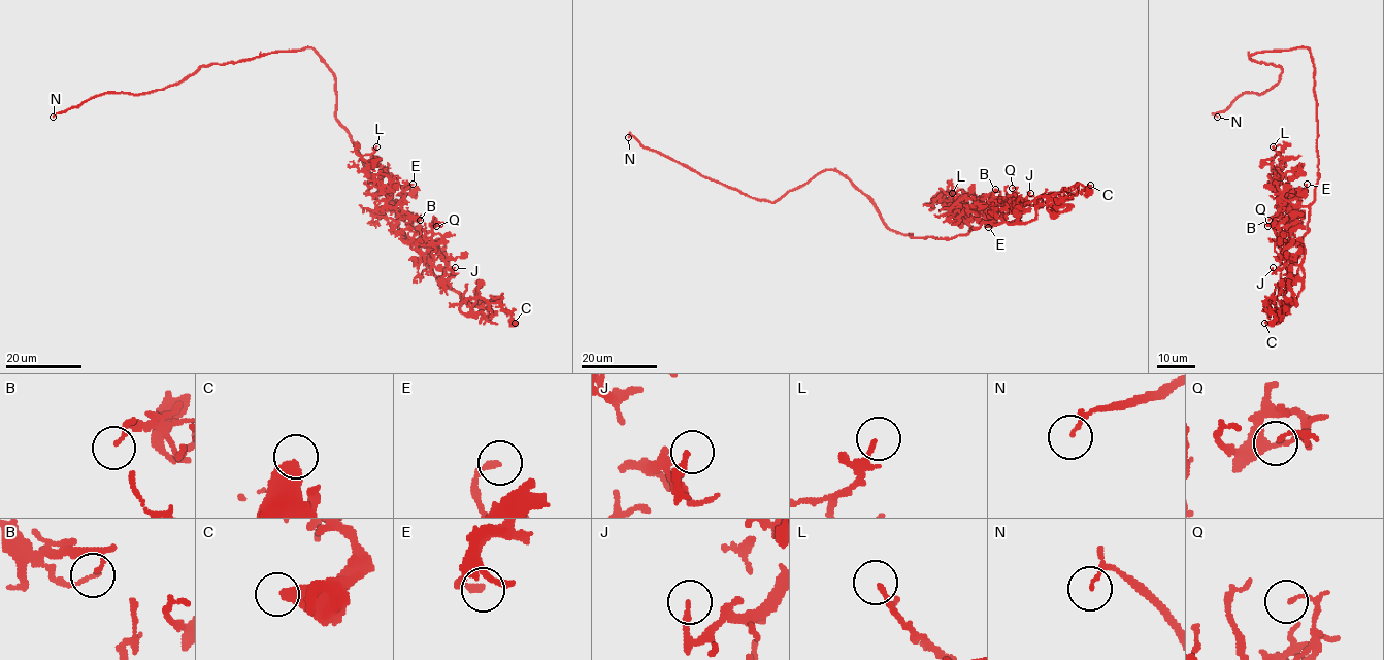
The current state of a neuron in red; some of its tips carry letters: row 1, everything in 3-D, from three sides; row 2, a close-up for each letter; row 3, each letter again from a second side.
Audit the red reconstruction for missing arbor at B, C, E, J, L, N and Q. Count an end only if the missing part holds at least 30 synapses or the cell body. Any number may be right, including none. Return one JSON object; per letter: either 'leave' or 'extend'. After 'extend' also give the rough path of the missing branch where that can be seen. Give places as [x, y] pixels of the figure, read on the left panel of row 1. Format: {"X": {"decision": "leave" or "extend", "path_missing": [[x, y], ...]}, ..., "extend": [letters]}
{"B": {"decision": "leave"}, "C": {"decision": "leave"}, "E": {"decision": "leave"}, "J": {"decision": "leave"}, "L": {"decision": "leave"}, "N": {"decision": "extend"}, "Q": {"decision": "leave"}, "extend": ["N"]}

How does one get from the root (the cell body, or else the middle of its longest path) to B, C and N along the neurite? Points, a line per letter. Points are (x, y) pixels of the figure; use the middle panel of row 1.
B: (909, 234), (914, 238), (965, 235), (969, 226), (951, 208), (962, 198), (977, 201), (995, 189)
C: (909, 234), (952, 238), (983, 223), (1025, 224), (1034, 219), (1043, 197), (1079, 184), (1086, 195), (1090, 185)
N: (909, 234), (891, 230), (876, 205), (835, 171), (823, 170), (773, 202), (757, 200), (628, 137)

